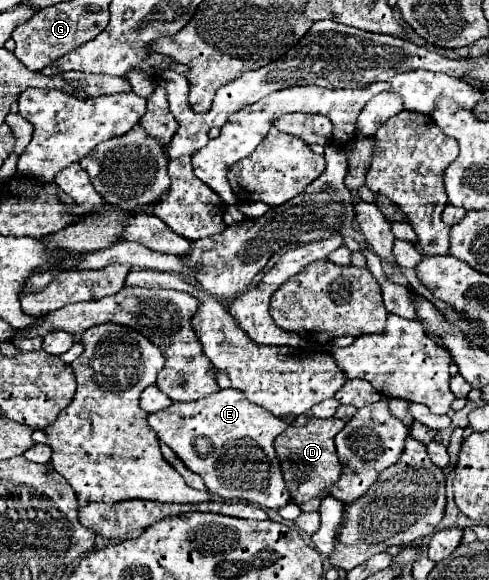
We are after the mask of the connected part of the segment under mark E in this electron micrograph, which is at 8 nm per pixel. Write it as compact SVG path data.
M224 388L194 402L172 402L166 410L148 414L148 426L192 472L202 476L212 494L248 500L270 510L280 510L290 502L274 450L274 438L288 428L288 422L248 402L240 390Z

